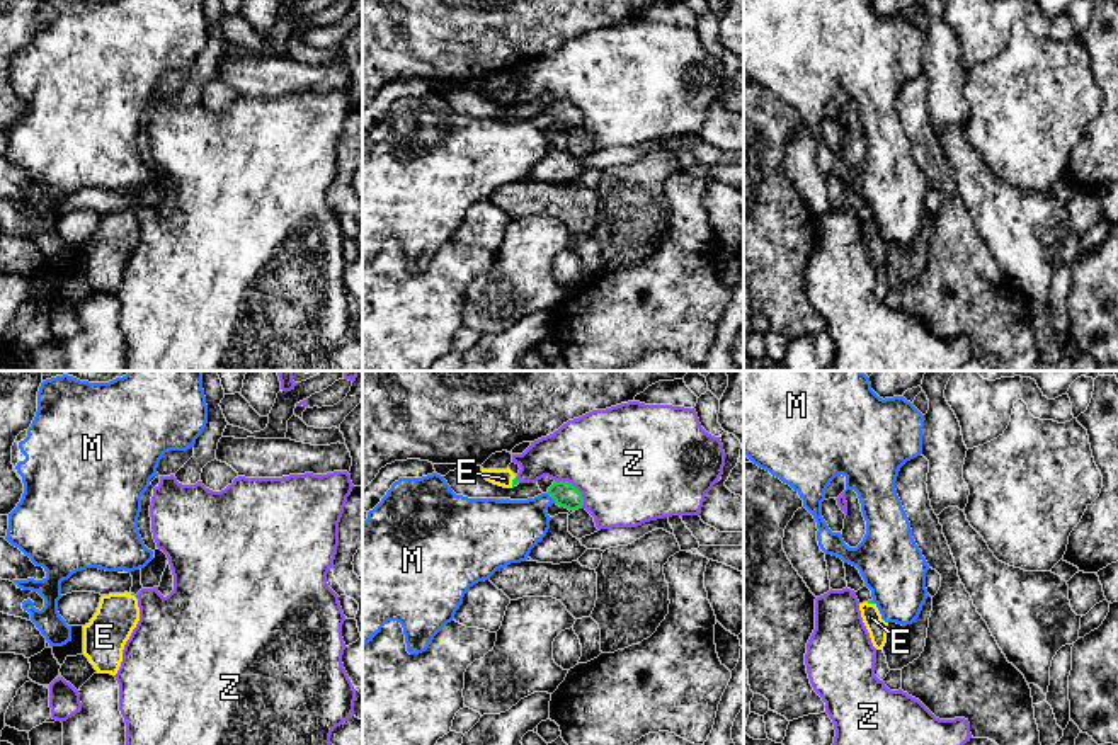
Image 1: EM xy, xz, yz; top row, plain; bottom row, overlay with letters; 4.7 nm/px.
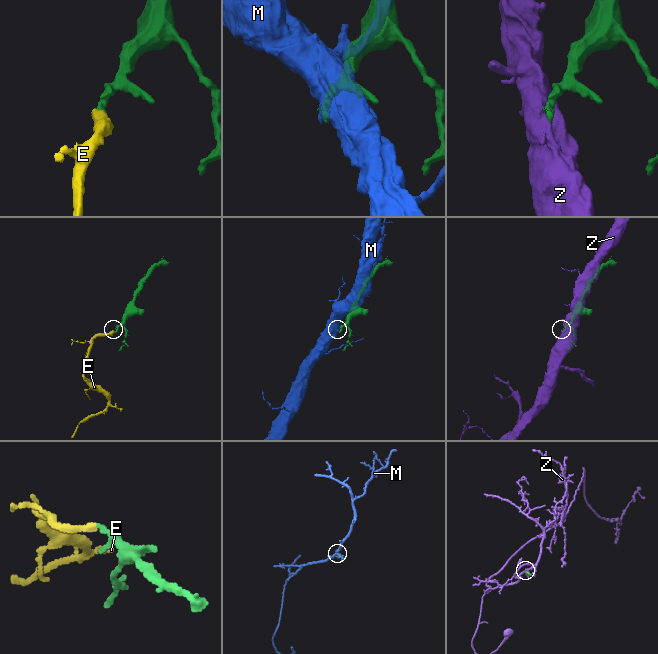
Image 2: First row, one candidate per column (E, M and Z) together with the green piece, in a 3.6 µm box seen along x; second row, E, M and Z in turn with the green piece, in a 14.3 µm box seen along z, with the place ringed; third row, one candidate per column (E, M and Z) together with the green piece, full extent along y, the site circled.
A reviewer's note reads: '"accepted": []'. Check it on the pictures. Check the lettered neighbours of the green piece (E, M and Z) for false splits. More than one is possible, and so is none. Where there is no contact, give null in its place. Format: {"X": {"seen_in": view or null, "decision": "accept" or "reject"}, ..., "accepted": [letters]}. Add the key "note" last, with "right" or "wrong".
{"E": {"seen_in": "xz", "decision": "accept"}, "M": {"seen_in": "xz", "decision": "reject"}, "Z": {"seen_in": "xz", "decision": "reject"}, "accepted": ["E"], "note": "wrong"}

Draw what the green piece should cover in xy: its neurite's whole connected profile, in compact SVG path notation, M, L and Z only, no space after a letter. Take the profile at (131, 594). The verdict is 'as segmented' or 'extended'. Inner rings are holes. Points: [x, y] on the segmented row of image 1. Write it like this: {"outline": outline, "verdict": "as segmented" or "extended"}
{"outline": "M134 594L102 595L97 612L83 626L83 655L97 674L116 675L123 650L140 621L140 607Z", "verdict": "extended"}

